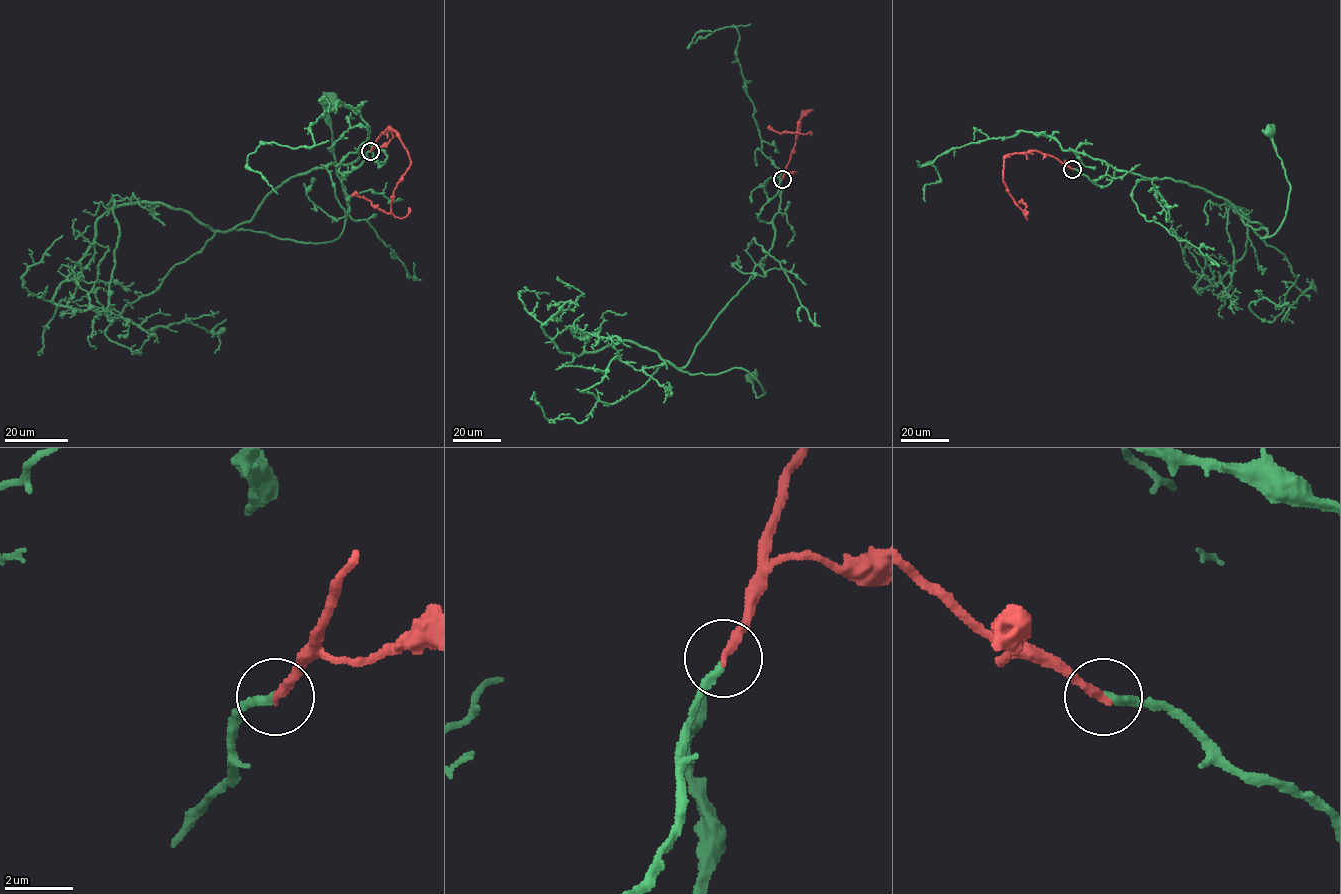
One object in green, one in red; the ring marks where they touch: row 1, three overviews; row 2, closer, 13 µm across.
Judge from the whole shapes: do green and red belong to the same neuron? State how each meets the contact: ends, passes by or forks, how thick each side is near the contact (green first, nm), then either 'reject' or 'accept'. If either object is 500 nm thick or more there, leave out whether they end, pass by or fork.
green ends; red ends; calibres 220 and 240 nm; accept

